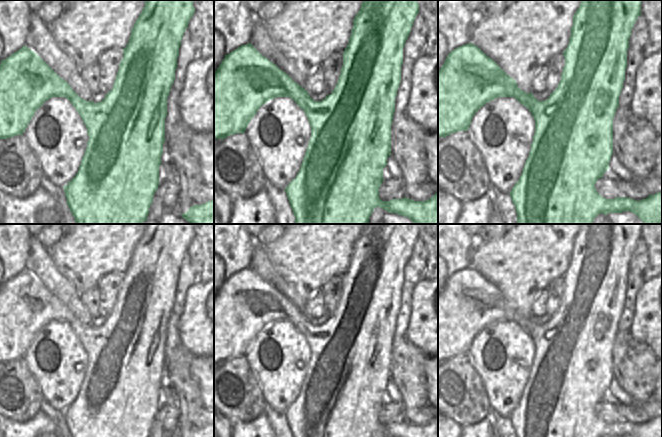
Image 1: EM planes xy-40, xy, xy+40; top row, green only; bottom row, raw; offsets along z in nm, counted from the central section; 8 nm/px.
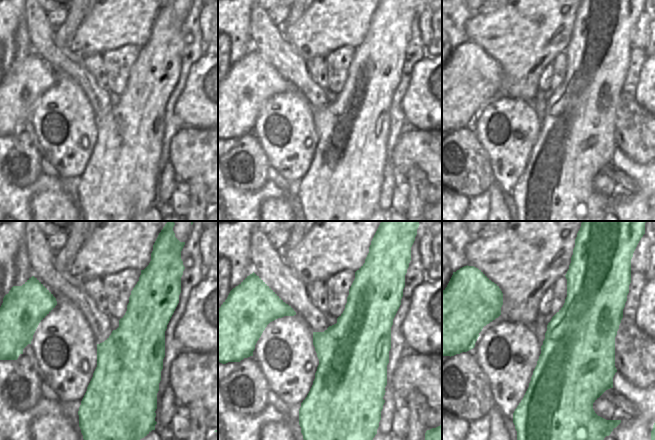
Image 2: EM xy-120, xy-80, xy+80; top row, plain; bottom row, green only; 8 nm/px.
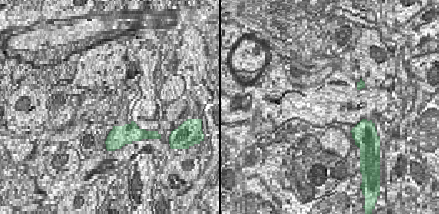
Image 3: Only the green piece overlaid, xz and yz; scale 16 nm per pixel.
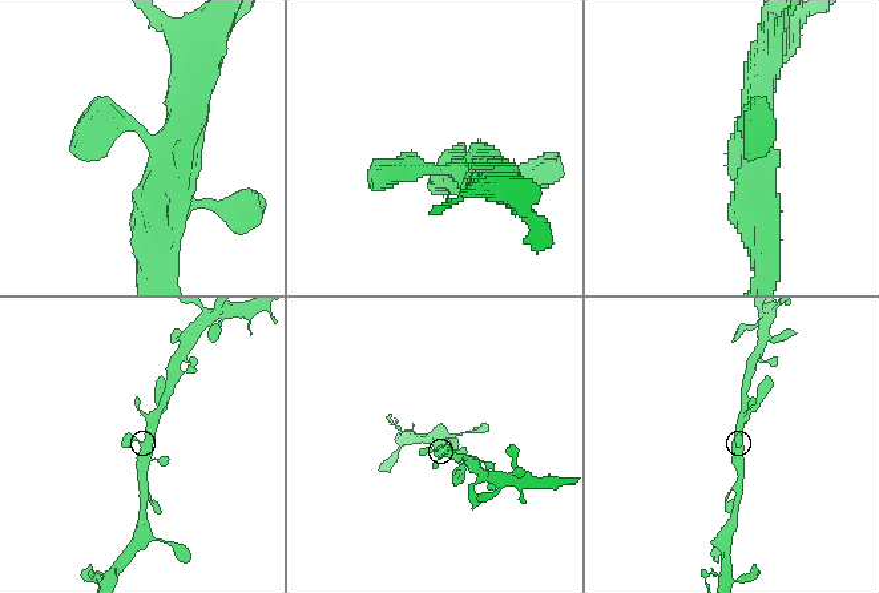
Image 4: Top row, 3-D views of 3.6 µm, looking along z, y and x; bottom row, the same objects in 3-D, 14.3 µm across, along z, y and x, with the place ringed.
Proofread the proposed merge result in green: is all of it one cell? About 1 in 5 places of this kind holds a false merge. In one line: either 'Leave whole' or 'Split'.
Leave whole.

